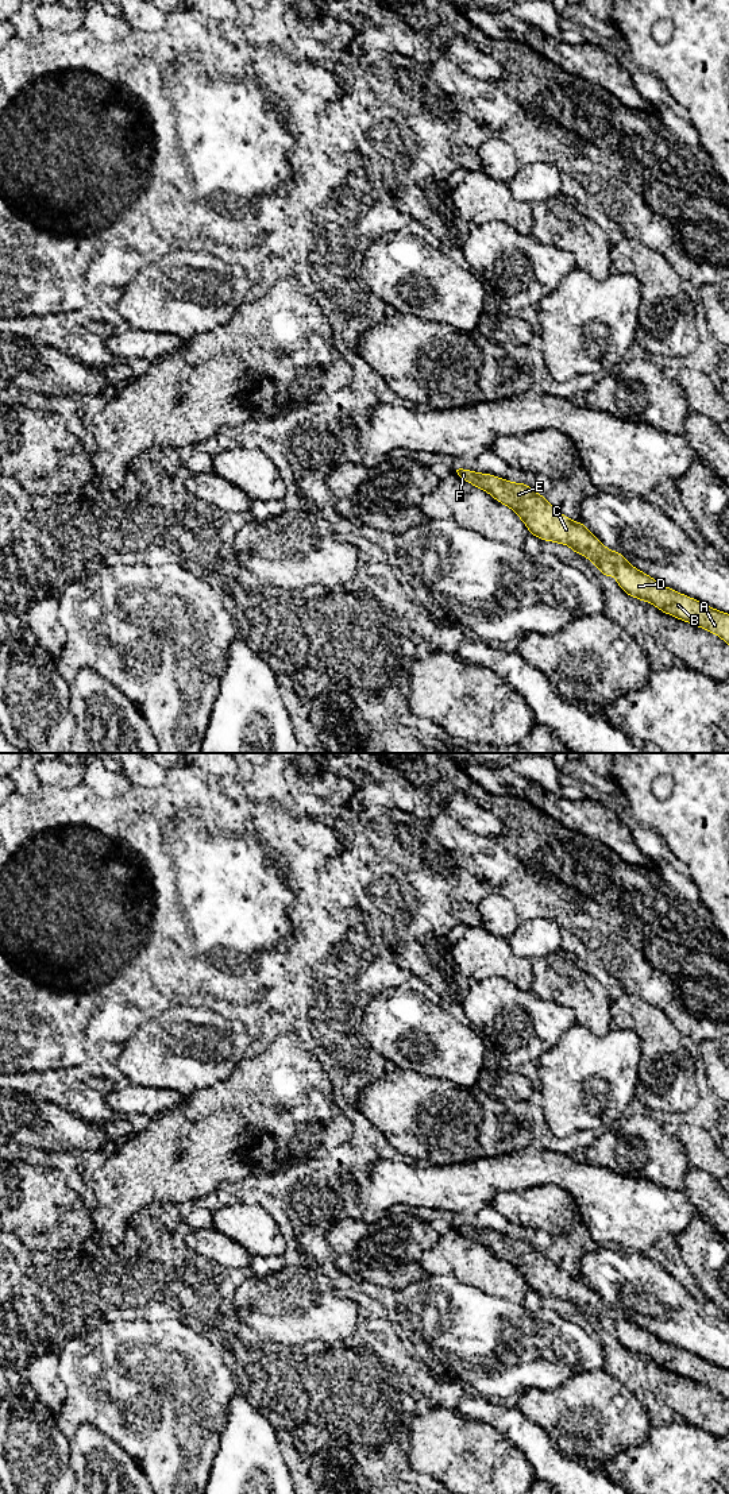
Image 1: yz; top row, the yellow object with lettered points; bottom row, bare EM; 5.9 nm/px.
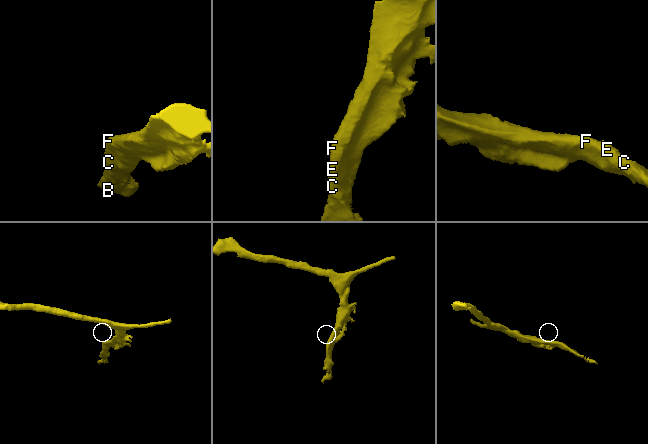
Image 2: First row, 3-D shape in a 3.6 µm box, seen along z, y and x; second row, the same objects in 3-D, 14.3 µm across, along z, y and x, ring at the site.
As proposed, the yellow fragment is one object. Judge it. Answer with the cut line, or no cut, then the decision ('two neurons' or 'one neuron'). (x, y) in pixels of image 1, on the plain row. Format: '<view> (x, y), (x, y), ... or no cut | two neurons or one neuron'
no cut | one neuron

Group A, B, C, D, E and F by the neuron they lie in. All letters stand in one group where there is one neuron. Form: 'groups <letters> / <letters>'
groups A B C D E F

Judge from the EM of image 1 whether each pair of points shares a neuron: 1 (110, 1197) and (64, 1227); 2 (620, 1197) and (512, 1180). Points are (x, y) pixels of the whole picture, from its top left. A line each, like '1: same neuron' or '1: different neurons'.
1: different neurons
2: same neuron

